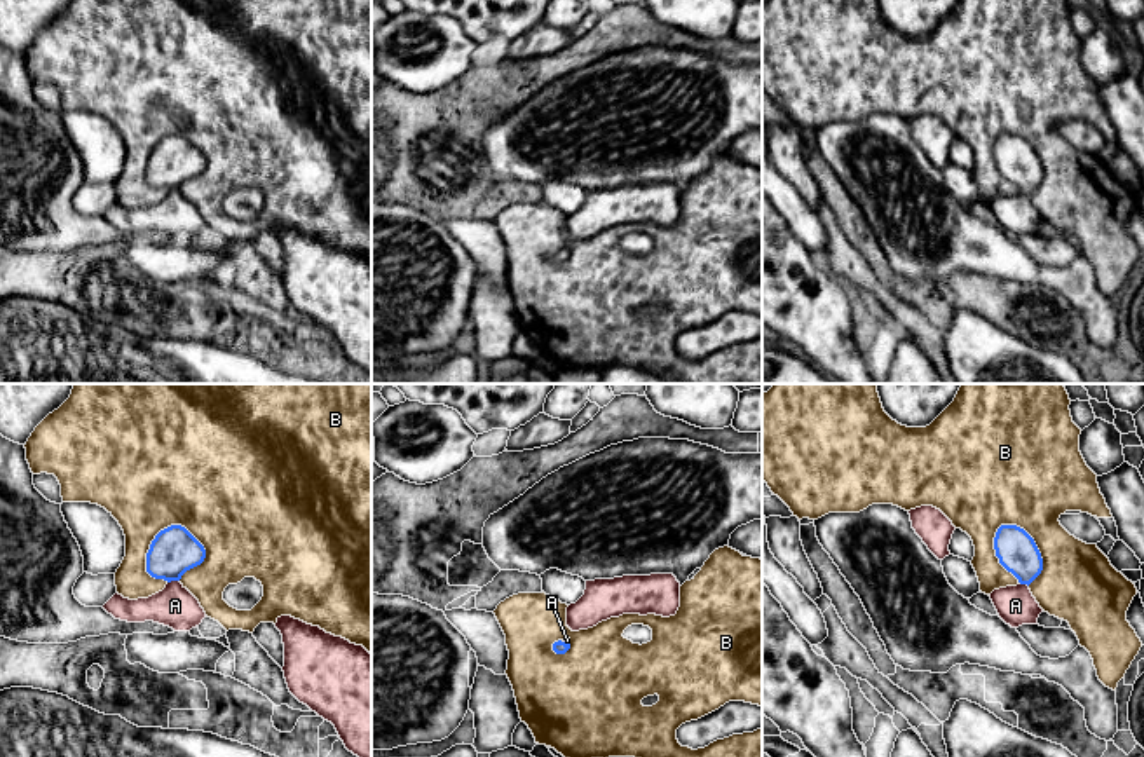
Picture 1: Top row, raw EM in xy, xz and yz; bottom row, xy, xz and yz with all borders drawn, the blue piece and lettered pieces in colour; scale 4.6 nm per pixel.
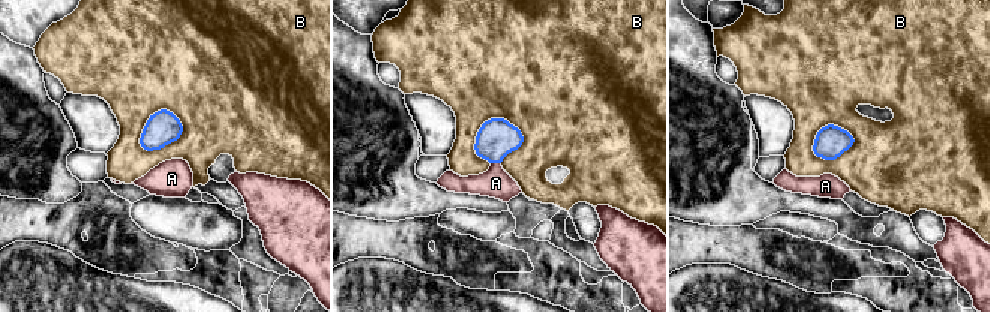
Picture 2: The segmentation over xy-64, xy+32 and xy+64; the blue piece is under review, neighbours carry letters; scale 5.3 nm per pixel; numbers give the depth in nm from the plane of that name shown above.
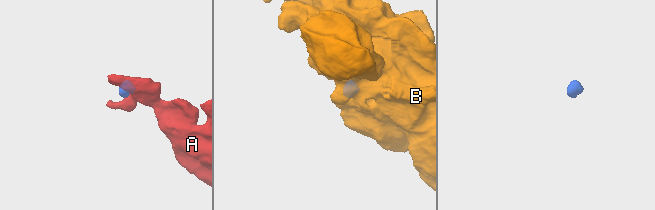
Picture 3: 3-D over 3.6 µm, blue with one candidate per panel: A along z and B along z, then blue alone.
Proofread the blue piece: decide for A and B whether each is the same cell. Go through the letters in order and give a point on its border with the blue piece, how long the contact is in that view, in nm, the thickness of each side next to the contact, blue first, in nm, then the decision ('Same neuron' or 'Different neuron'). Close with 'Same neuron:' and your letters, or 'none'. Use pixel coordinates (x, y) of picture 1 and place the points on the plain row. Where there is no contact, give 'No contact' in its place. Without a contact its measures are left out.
A: Touches blue at xy (173, 189). Shared border 60 nm. Thickness 220 nm (blue) against 190 nm. Same neuron
B: Touches blue at xy (168, 136). Shared border 300 nm. Thickness 220 nm (blue) against 500 nm. Different neuron
Same neuron: A

